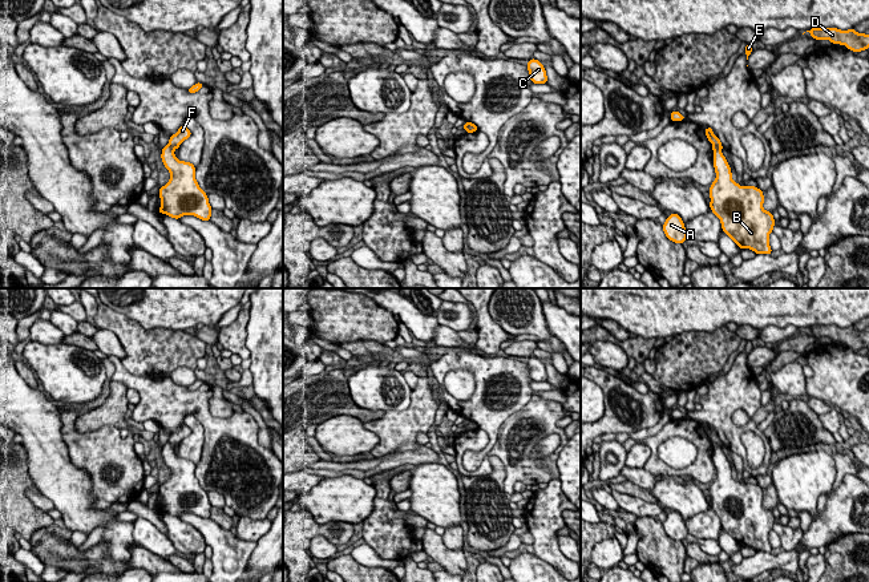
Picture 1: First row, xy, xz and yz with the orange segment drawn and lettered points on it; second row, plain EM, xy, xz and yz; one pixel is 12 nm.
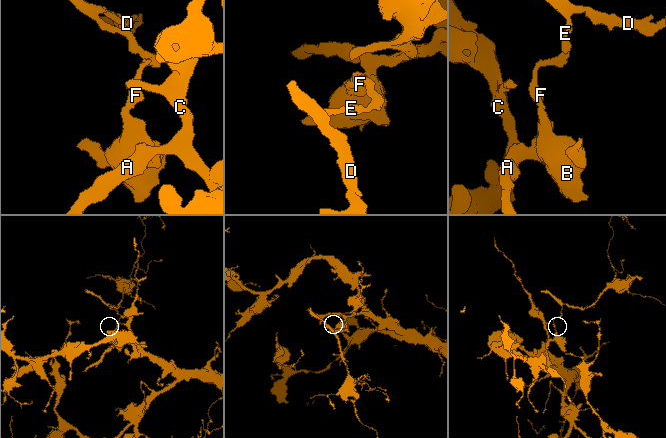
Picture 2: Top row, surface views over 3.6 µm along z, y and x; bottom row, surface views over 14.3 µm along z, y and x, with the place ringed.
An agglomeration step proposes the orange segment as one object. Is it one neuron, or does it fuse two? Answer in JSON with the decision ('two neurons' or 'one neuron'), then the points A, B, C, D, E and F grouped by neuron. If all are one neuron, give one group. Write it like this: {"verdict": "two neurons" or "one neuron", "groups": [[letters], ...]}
{"verdict": "two neurons", "groups": [["A", "B", "C"], ["D", "E", "F"]]}

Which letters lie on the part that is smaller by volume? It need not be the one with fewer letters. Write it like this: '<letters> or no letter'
D, E, F

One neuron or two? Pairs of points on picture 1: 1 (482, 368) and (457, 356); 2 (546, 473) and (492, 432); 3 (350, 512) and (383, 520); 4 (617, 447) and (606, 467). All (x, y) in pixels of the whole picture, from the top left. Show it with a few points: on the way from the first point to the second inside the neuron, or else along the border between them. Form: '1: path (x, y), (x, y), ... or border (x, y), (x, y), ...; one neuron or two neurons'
1: path (476, 363), (464, 359); one neuron
2: border (516, 411), (502, 423), (493, 448), (480, 463); two neurons
3: border (375, 486), (374, 509), (362, 521); two neurons
4: path (610, 448), (605, 453), (605, 460); one neuron

